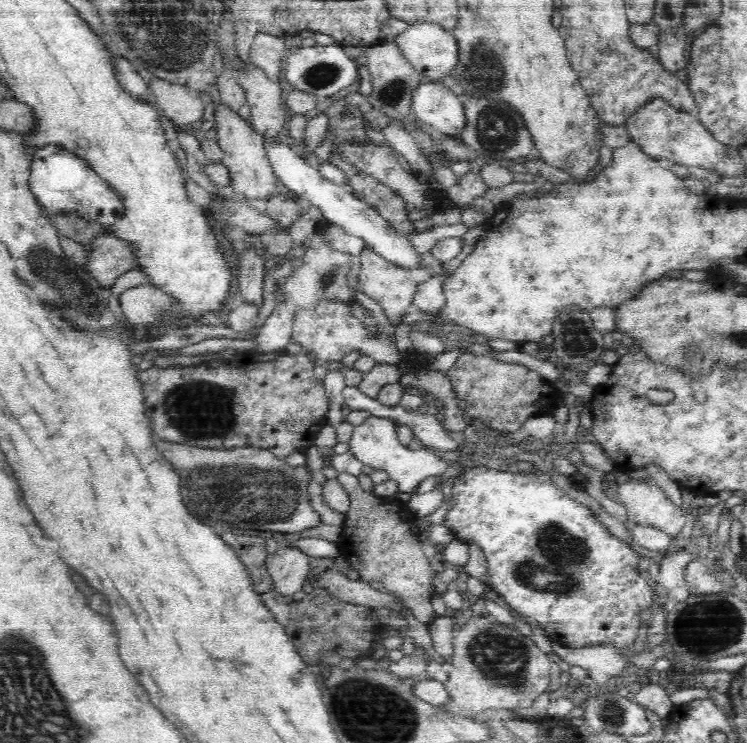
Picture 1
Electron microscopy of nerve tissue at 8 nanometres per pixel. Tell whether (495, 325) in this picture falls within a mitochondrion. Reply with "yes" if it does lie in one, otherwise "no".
no

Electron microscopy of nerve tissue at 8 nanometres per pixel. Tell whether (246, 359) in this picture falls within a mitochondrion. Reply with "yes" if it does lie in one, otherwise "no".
no

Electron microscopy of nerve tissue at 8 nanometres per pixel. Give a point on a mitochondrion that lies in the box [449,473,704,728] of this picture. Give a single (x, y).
(538, 571)

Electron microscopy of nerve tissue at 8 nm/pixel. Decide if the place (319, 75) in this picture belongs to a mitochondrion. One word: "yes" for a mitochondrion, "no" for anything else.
yes

